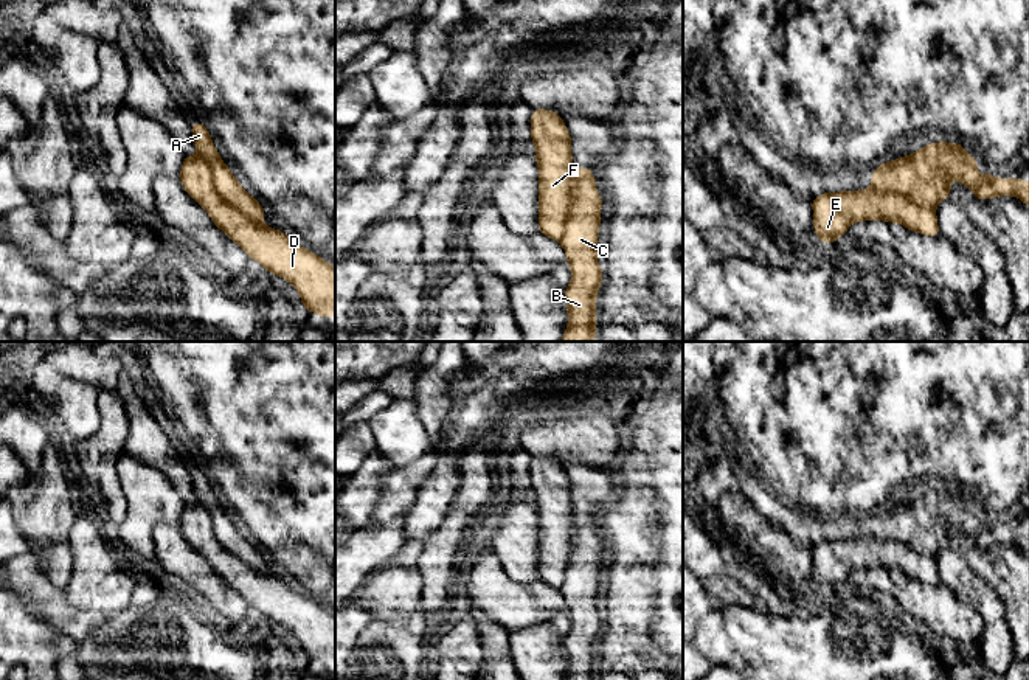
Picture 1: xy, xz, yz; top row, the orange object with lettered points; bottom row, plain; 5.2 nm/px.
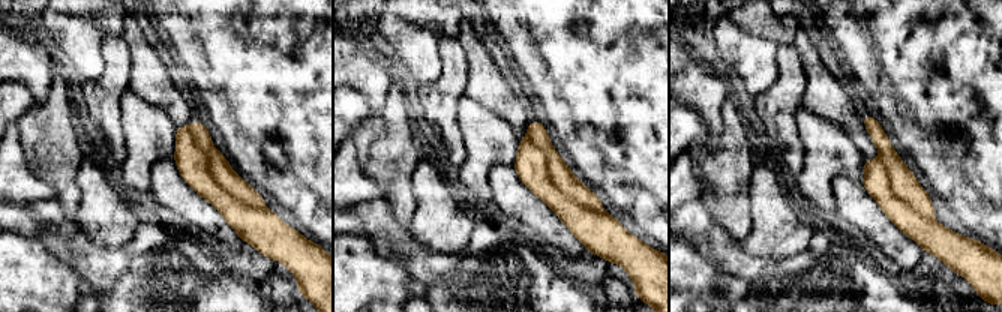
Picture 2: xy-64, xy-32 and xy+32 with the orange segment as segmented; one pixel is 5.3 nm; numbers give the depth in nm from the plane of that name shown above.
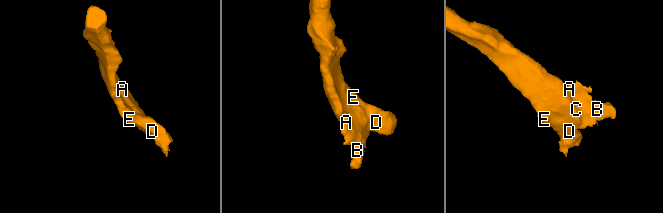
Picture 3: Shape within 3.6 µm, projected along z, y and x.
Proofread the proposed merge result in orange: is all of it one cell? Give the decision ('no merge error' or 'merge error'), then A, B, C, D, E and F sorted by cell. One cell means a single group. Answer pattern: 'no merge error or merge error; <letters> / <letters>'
merge error; A B C / D E F

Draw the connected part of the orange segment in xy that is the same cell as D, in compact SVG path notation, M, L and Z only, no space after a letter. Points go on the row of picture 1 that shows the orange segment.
M185 155L180 169L183 189L208 213L211 222L259 262L270 275L290 283L306 312L335 315L335 267L295 244L286 233L255 224L216 191L211 168L200 155Z

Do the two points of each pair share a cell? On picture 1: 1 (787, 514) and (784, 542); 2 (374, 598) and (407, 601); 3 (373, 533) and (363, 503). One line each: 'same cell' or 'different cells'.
1: different cells
2: same cell
3: different cells

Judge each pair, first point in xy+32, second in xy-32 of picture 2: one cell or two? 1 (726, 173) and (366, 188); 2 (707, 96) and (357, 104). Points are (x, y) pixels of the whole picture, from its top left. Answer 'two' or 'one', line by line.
1: two
2: two

